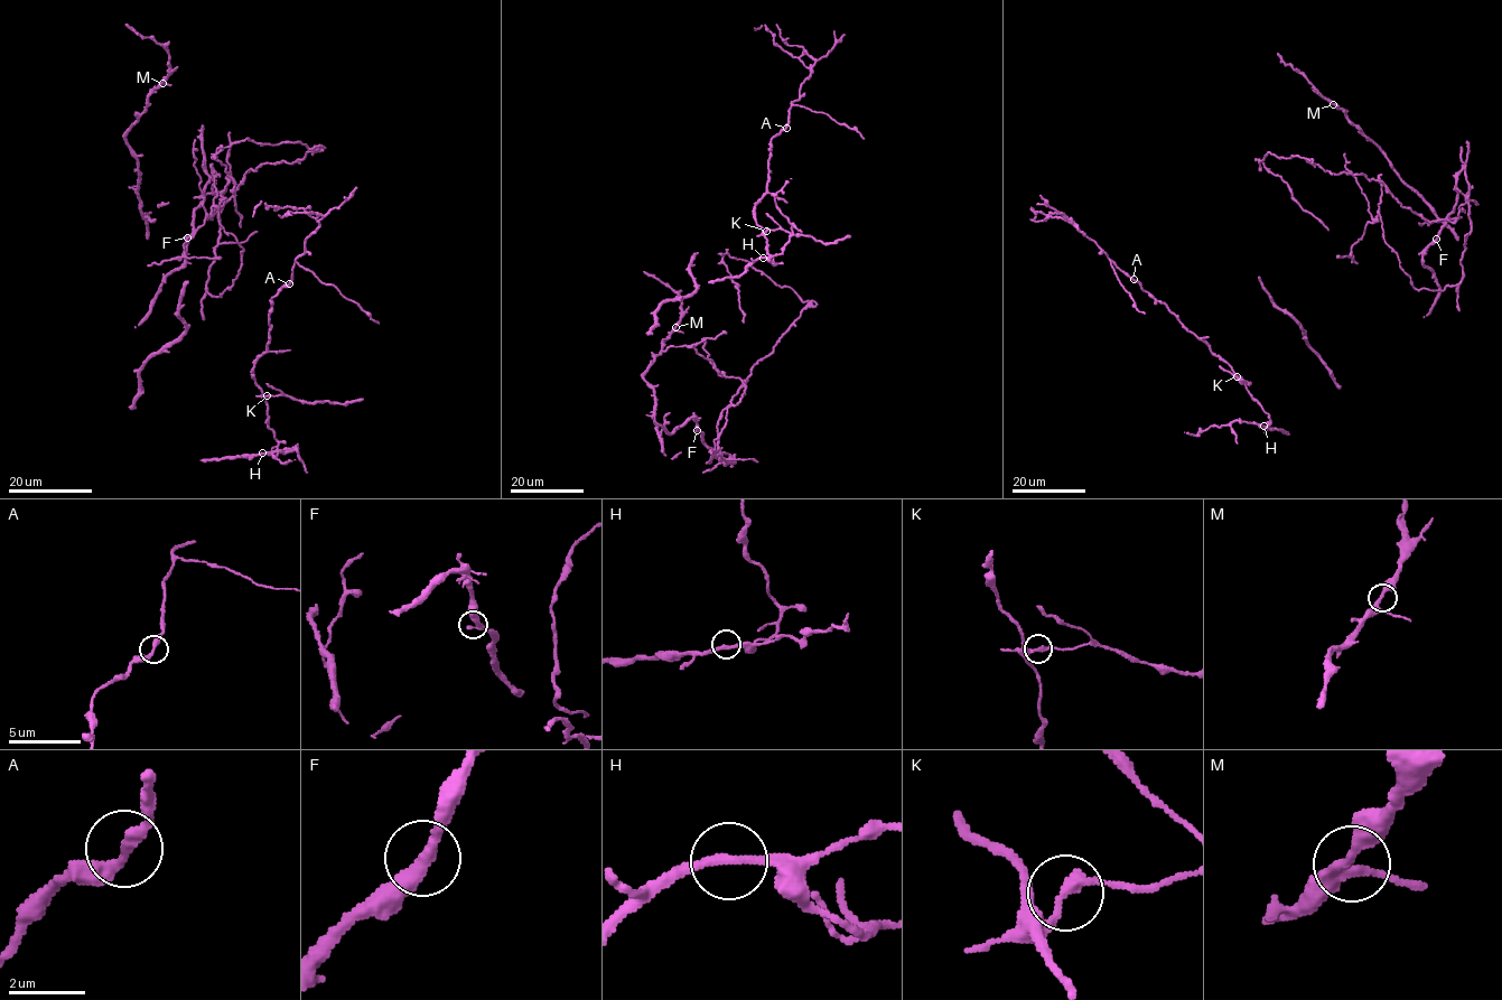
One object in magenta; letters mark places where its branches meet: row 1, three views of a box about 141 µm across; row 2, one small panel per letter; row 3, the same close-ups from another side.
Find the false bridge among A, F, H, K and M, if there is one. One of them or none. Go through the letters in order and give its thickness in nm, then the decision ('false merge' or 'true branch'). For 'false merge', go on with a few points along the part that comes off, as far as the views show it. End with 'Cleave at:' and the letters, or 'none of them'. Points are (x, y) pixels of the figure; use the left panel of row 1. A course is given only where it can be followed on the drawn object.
A: 280 nm thick; true branch
F: 280 nm thick; true branch
H: 240 nm thick; true branch
K: 240 nm thick; false merge; foreign part runs (267, 396), (286, 395), (298, 400), (347, 404), (363, 398)
M: 280 nm thick; true branch
Cleave at: K

